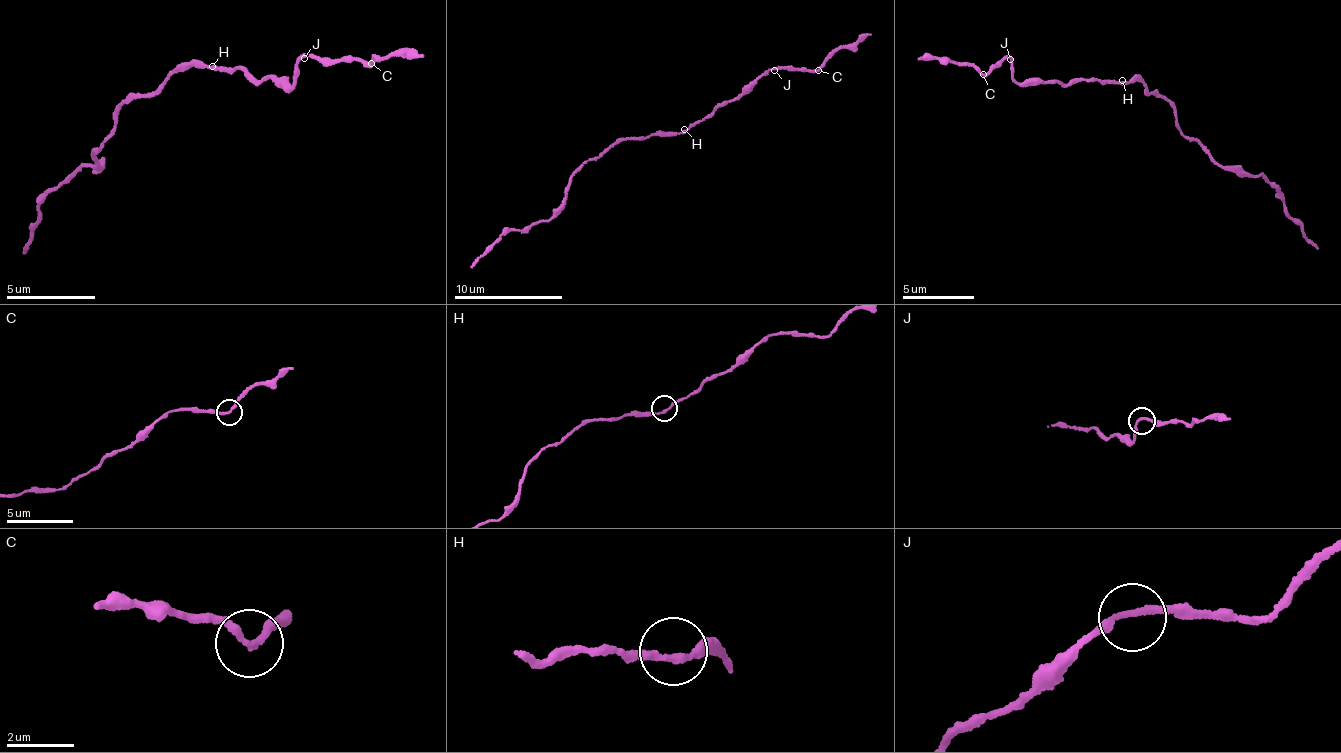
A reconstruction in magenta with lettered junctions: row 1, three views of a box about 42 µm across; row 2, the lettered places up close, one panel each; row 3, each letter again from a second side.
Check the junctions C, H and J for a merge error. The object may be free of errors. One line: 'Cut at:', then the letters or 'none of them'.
Cut at: none of them

